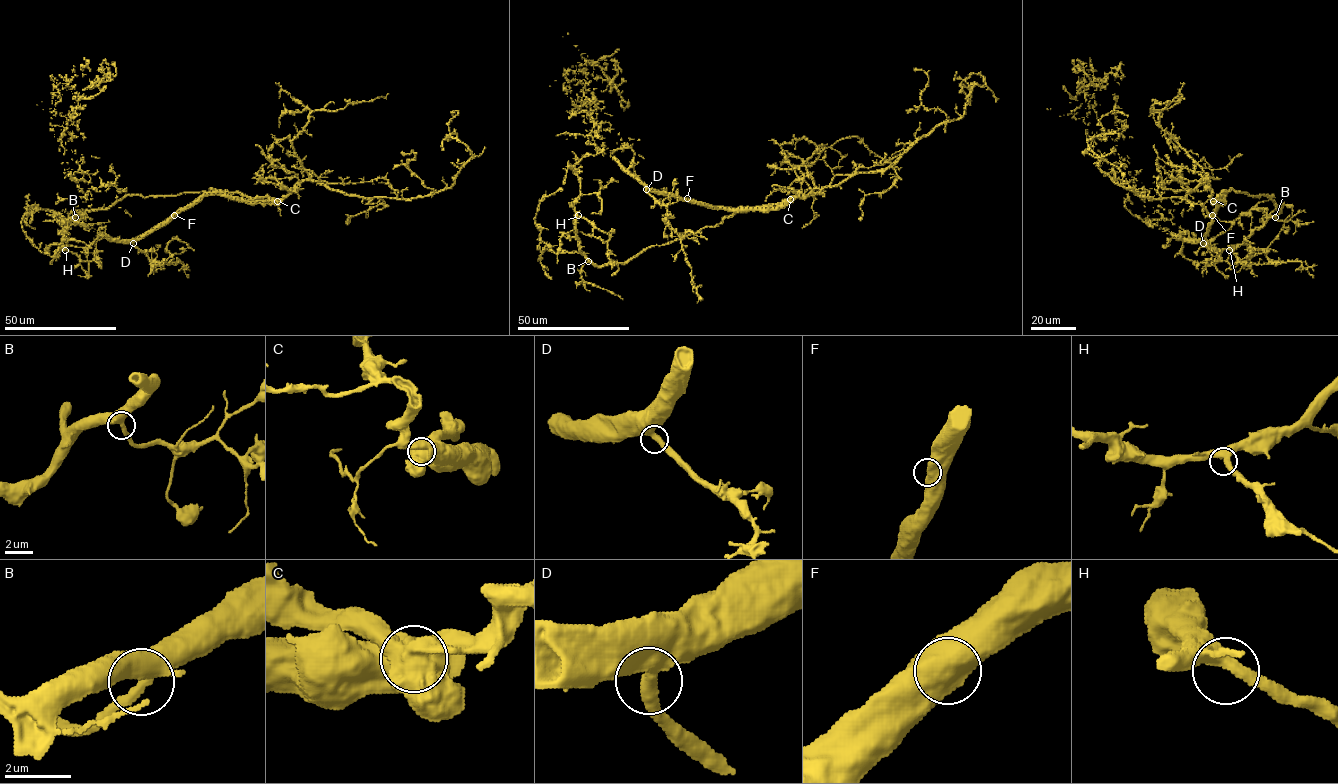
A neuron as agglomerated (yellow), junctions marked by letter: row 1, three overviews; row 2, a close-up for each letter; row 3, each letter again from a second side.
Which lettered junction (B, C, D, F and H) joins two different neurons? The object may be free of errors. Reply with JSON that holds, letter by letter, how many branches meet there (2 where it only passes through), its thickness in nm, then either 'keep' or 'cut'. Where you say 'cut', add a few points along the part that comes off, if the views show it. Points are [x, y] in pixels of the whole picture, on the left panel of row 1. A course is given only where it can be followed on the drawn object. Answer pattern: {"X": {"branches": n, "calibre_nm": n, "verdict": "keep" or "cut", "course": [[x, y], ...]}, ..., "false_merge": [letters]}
{"B": {"branches": 2, "calibre_nm": 440, "verdict": "keep"}, "C": {"branches": 1, "calibre_nm": 1400, "verdict": "cut", "course": [[277, 200], [212, 189], [127, 195], [71, 217], [63, 246], [83, 261], [95, 260], [105, 228], [98, 229]]}, "D": {"branches": 2, "calibre_nm": 460, "verdict": "keep"}, "F": {"branches": 1, "calibre_nm": 800, "verdict": "keep"}, "H": {"branches": 2, "calibre_nm": 480, "verdict": "keep"}, "false_merge": ["C"]}

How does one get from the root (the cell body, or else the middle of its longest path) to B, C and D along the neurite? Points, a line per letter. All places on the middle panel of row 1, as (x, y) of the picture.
B: (686, 201), (725, 208), (734, 213), (715, 226), (644, 248), (625, 262), (597, 266), (588, 261)
C: (686, 201), (728, 209), (764, 209), (780, 208), (790, 199)
D: (686, 201), (646, 189)

